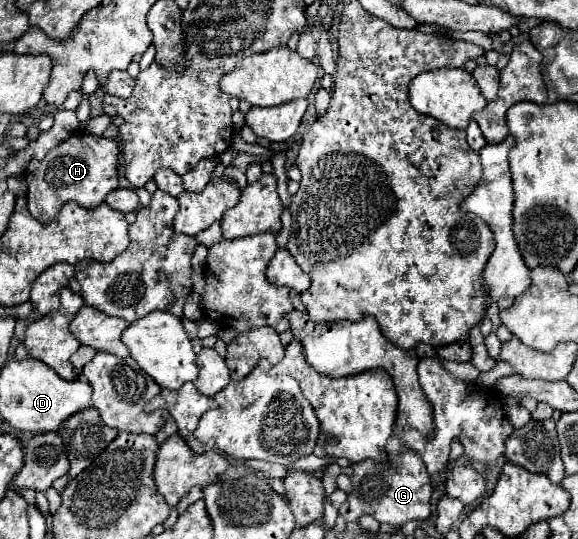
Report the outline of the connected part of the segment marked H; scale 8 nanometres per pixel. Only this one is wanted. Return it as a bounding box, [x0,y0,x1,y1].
[23,132,119,222]

